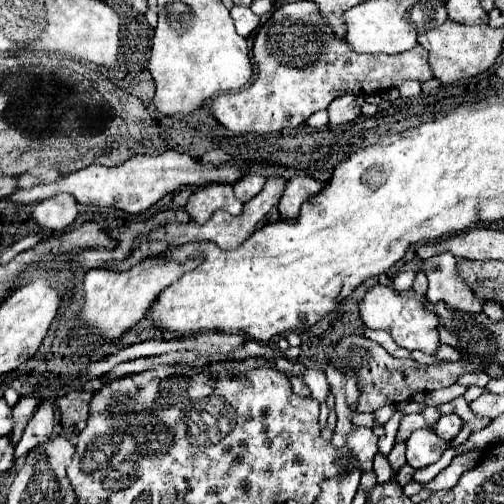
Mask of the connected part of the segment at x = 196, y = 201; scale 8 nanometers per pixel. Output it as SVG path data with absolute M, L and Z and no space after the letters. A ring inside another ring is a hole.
M229 183L205 185L199 191L195 191L185 205L185 211L189 213L191 221L199 225L203 225L217 209L225 209L231 215L239 215L243 211L243 203L235 199L233 187Z

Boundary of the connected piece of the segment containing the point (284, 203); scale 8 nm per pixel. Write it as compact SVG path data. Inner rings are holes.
M293 177L289 179L281 199L279 199L279 213L287 221L295 221L299 209L305 201L309 201L315 193L319 193L321 183L313 177Z

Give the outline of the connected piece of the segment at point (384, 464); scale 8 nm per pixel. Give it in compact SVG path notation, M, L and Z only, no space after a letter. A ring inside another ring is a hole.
M377 453L377 455L375 455L373 471L375 471L375 475L377 475L377 483L387 483L387 481L395 475L395 471L391 469L391 465L389 465L387 457L385 457L385 455L381 455L381 453Z

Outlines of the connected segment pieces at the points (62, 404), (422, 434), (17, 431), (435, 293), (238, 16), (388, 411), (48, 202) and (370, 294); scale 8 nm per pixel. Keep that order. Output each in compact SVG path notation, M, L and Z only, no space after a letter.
M71 391L57 399L57 407L61 413L61 421L67 425L79 425L85 423L89 417L89 401L93 393L87 391Z
M417 429L409 439L407 439L407 463L413 469L423 469L443 455L447 449L447 441L439 439L433 429Z
M25 395L13 407L13 421L15 421L15 427L13 427L13 433L11 433L13 443L19 443L23 431L27 427L27 421L33 417L37 405L39 405L39 397L37 395Z
M451 253L435 255L423 261L421 271L429 277L427 299L431 303L445 301L449 307L461 313L481 313L483 301L479 301L473 291L457 275L457 259Z
M235 5L235 7L231 9L231 17L233 17L235 29L237 29L237 33L239 33L241 37L247 37L249 33L253 33L253 31L257 29L257 25L259 25L259 17L257 17L249 7L239 7L239 5Z
M385 405L375 411L373 414L379 425L384 425L392 415L397 411L396 405Z
M69 193L55 195L35 205L33 217L41 227L47 227L51 231L63 231L77 217L77 201Z
M377 285L377 287L367 291L365 299L359 305L359 311L361 311L361 319L363 319L365 327L387 331L393 337L393 341L407 351L419 349L425 355L433 355L441 345L439 333L437 333L439 317L433 311L427 311L423 307L423 301L415 299L415 295L411 291L409 293L397 293L395 289Z

